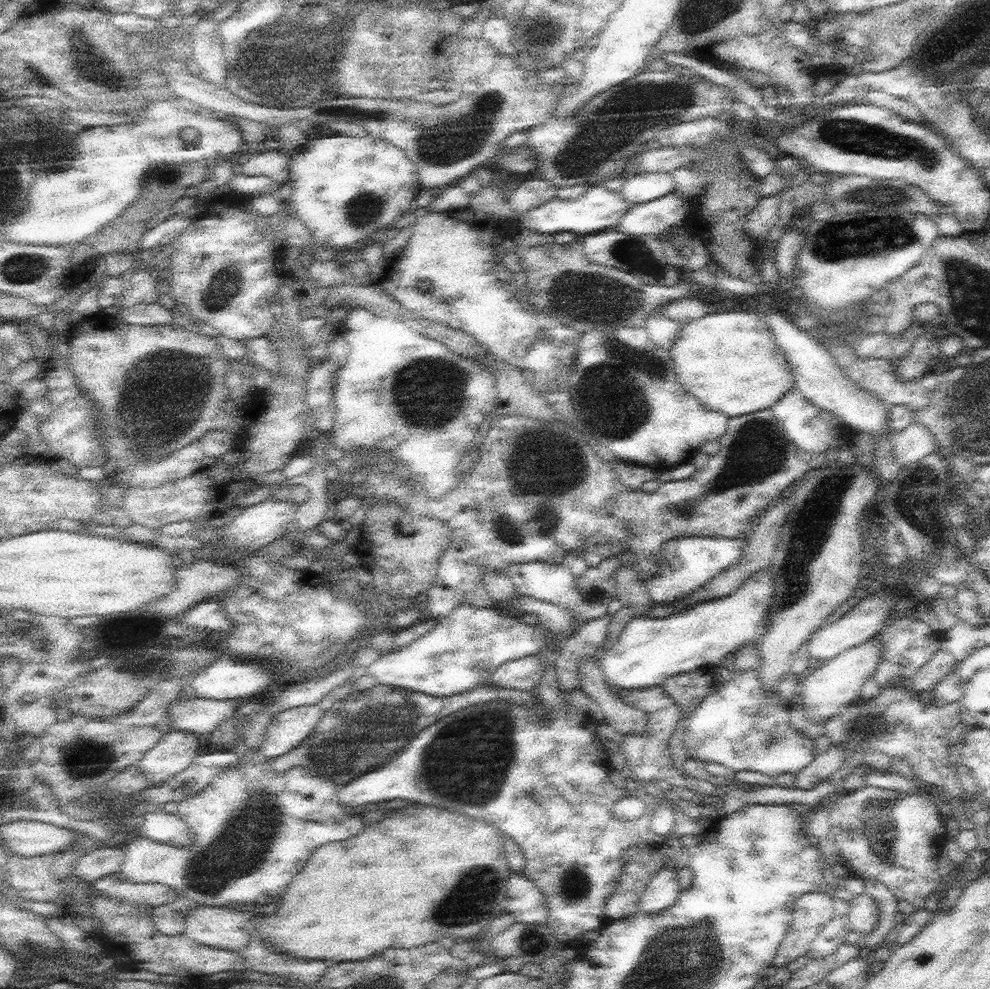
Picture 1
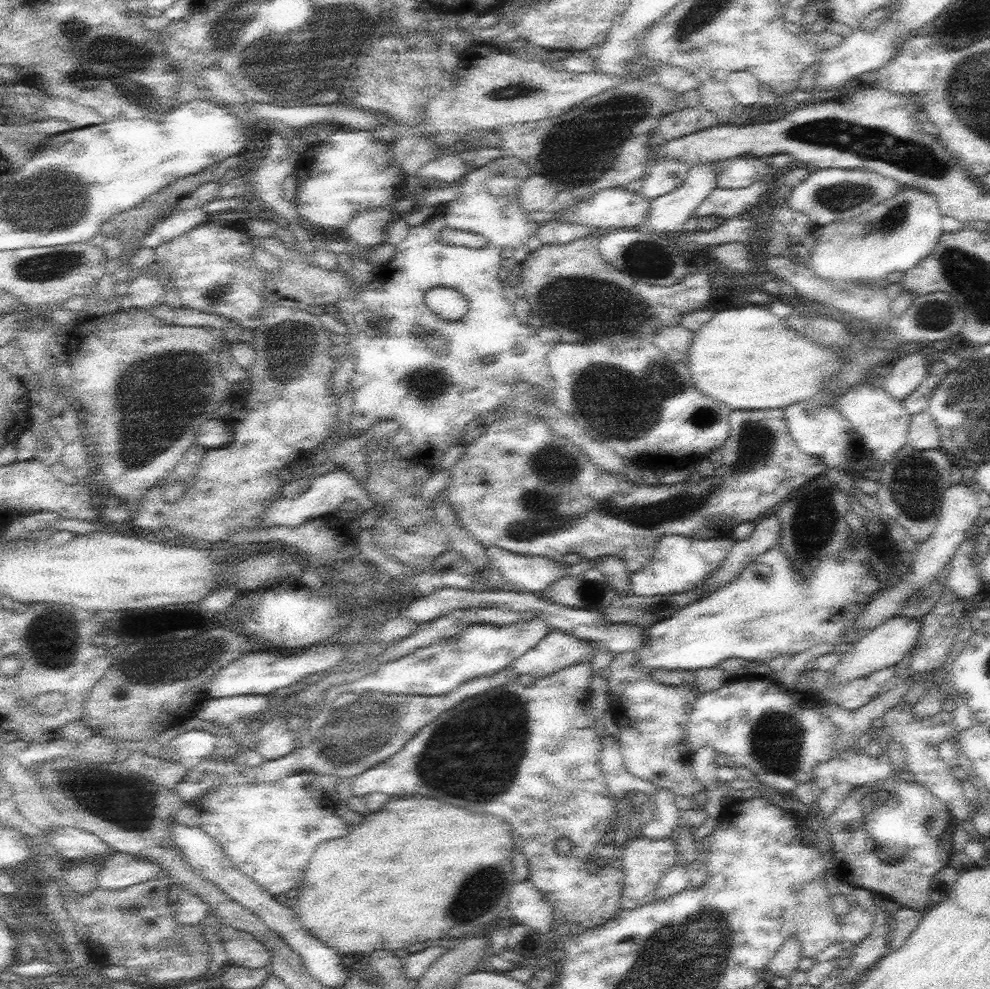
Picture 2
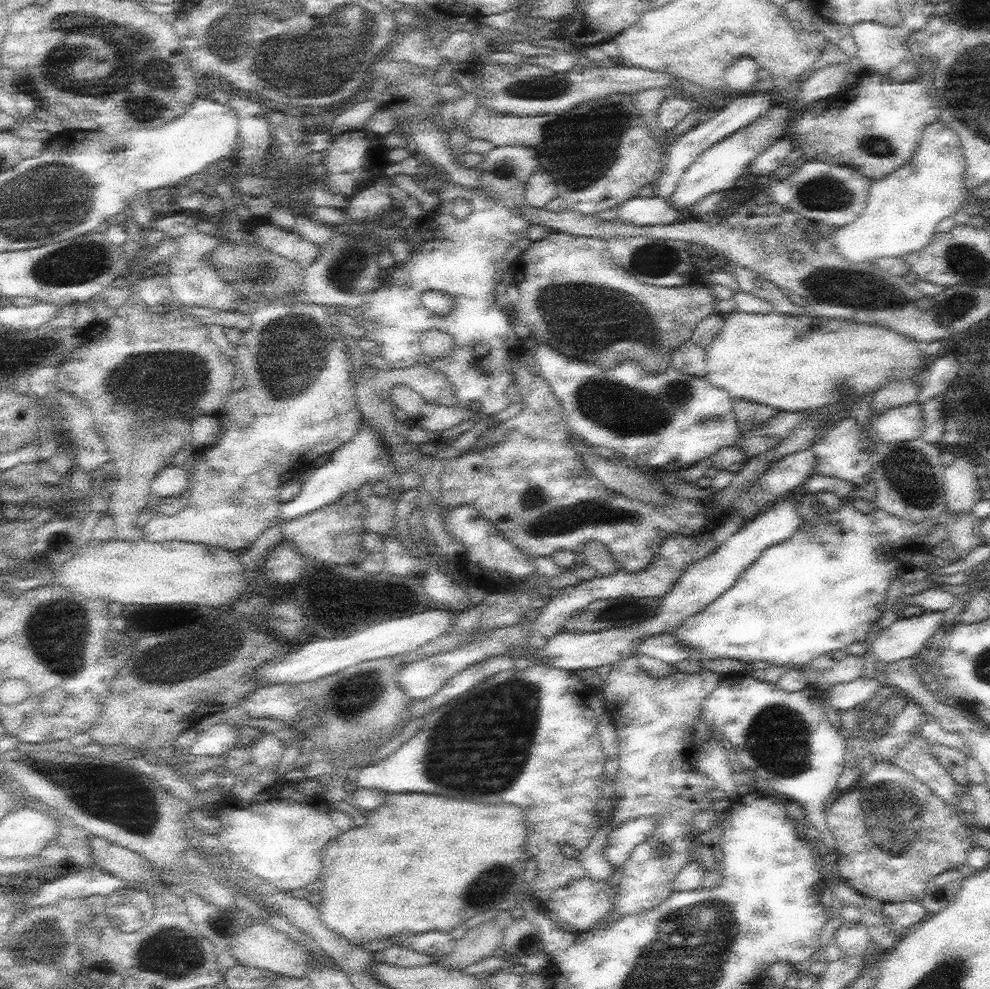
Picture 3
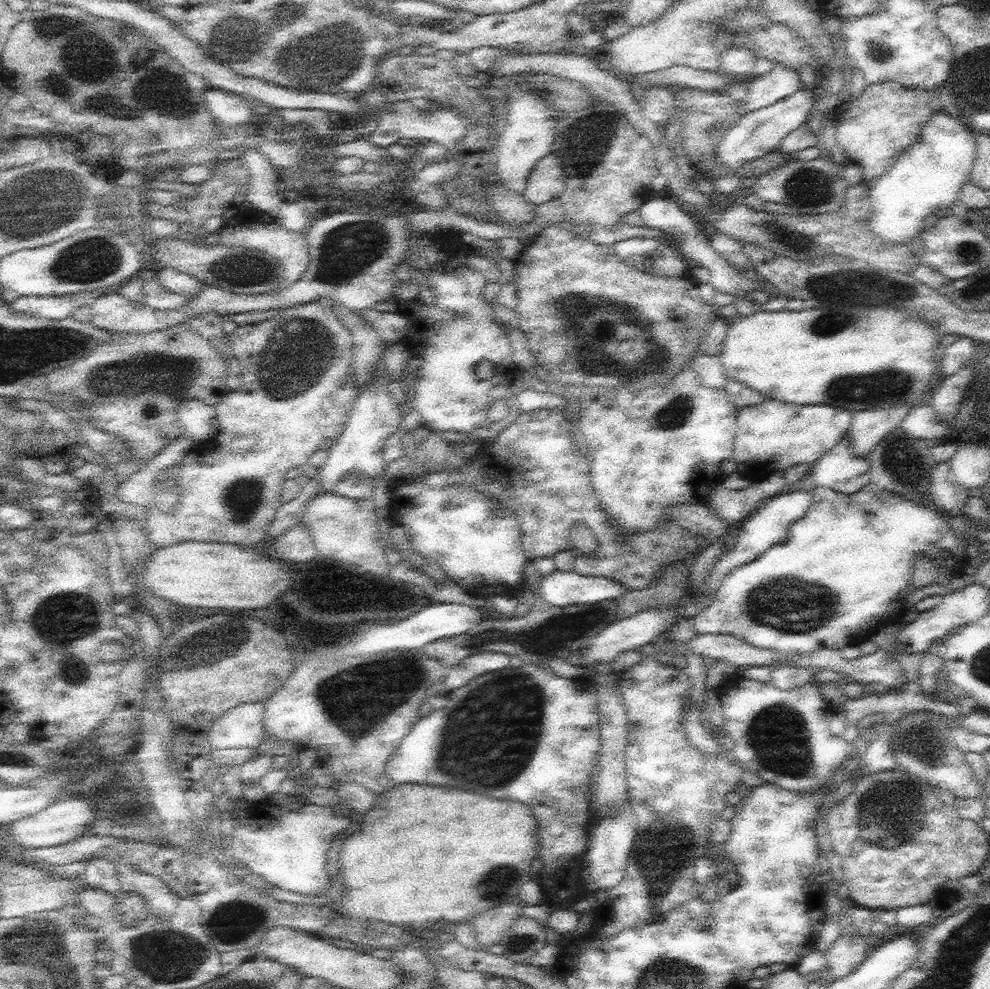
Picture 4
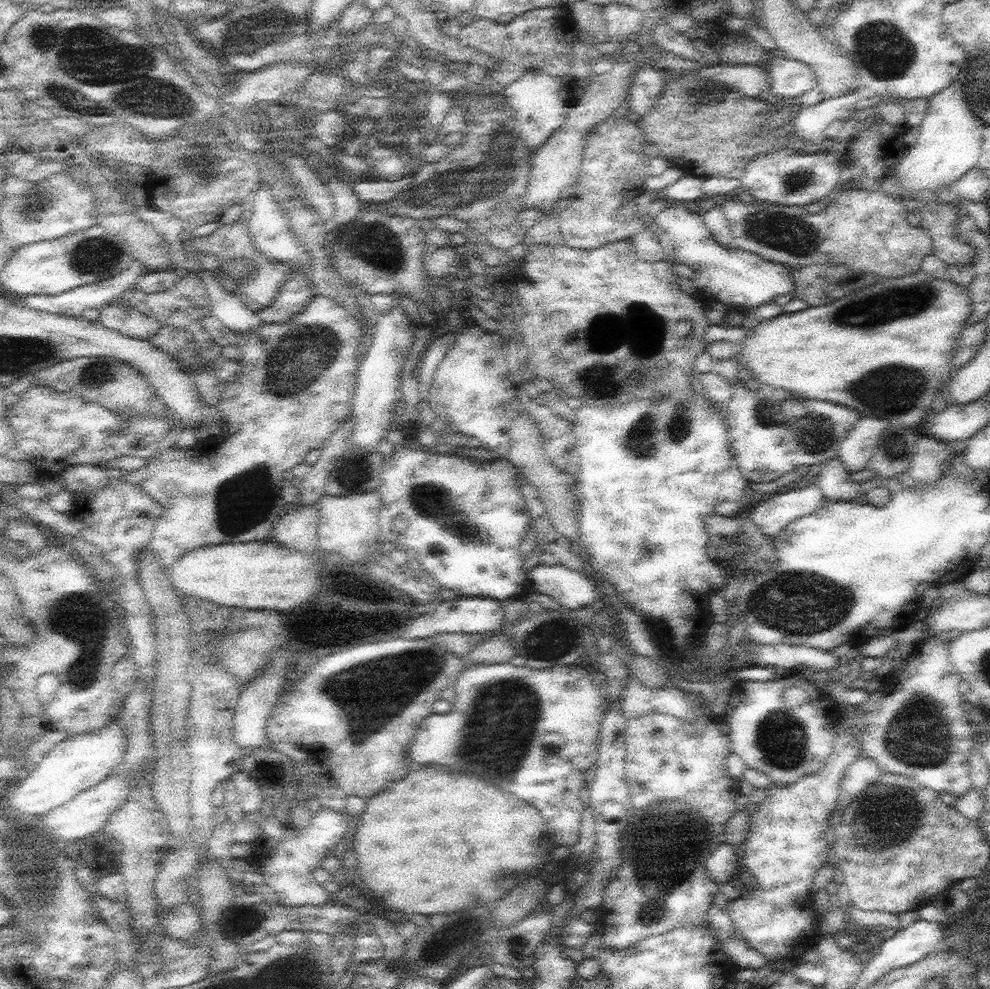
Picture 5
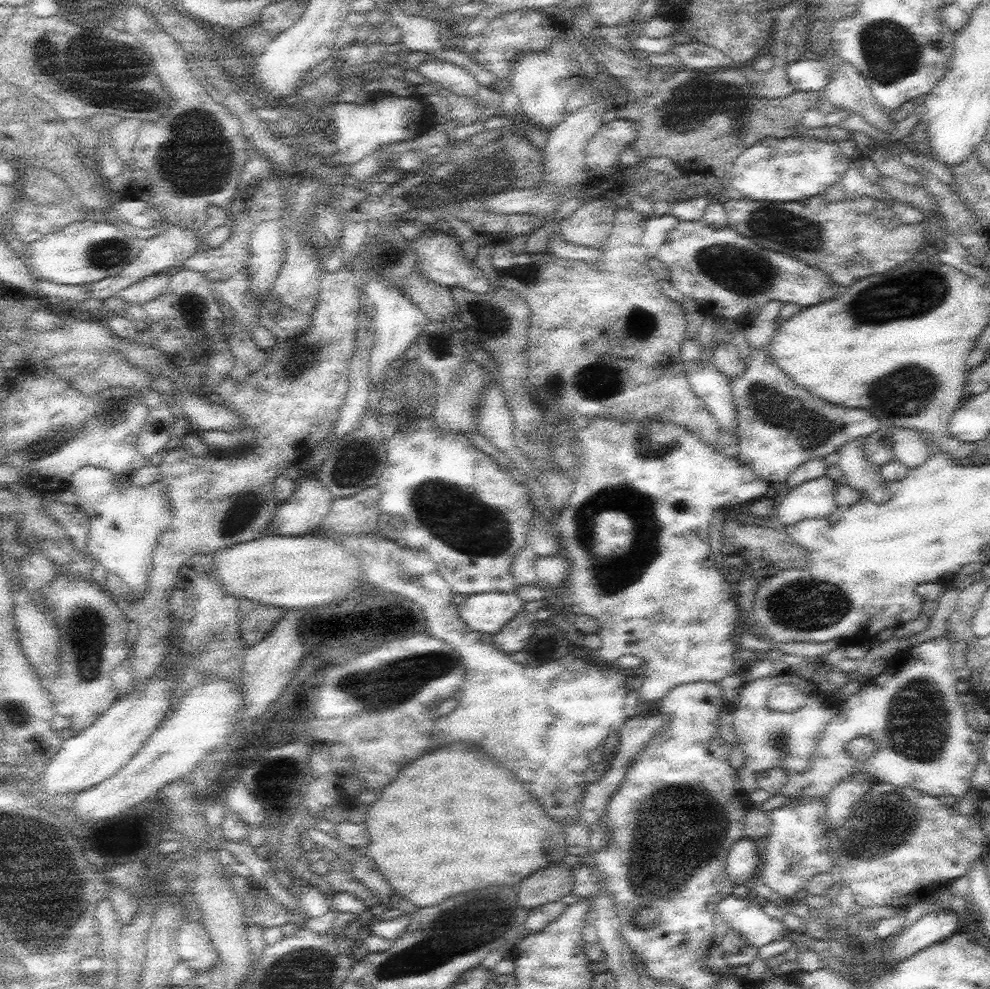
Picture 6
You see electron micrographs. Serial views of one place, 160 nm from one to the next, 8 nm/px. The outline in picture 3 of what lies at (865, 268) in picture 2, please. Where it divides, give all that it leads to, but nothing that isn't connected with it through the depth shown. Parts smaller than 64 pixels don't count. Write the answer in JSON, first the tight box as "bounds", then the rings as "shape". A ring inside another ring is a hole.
{"bounds":[830,120,966,266],"shape":[[[936,120],[924,131],[915,155],[904,166],[871,184],[866,208],[856,220],[834,232],[830,243],[836,245],[844,260],[852,266],[862,263],[877,264],[878,259],[905,257],[911,252],[927,248],[941,220],[962,214],[966,205],[965,174],[966,161],[958,133],[946,126],[942,120]]]}

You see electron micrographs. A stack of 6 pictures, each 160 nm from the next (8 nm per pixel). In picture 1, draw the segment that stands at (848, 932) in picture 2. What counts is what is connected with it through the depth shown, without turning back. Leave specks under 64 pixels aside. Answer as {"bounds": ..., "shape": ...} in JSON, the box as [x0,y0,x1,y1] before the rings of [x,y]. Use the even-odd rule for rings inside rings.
{"bounds":[845,892,880,938],"shape":[[[864,892],[853,897],[853,900],[845,907],[849,914],[851,931],[862,933],[867,938],[880,922],[880,909],[872,895]]]}

